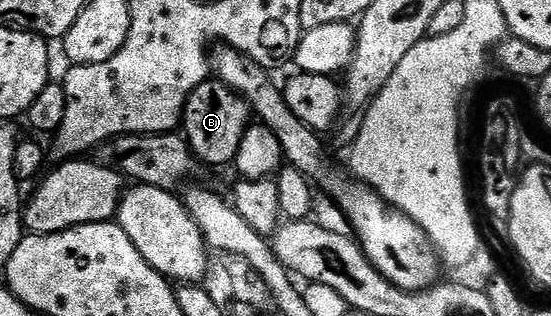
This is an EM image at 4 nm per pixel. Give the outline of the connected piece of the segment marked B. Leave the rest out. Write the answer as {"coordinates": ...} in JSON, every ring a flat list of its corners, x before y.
{"coordinates":[[219,79,204,81,191,93,184,104,182,133,186,138,192,156,197,162,208,165,231,166,238,155,238,147,242,143,244,133,250,124,250,106,242,97,237,97,233,89,229,89]]}

